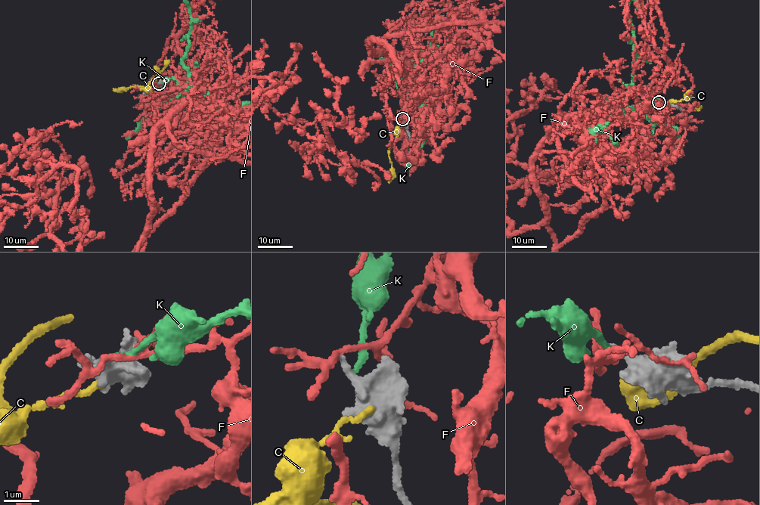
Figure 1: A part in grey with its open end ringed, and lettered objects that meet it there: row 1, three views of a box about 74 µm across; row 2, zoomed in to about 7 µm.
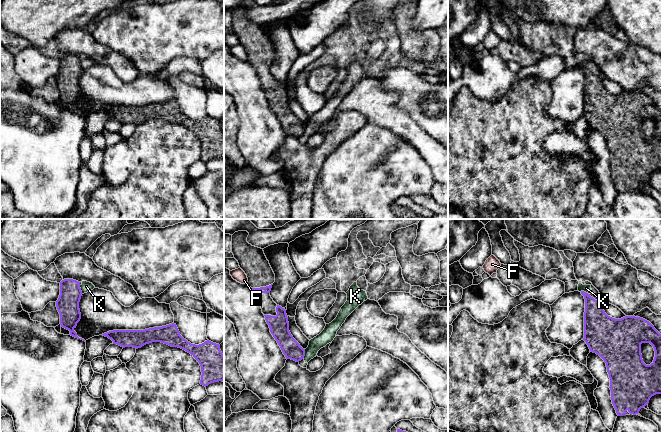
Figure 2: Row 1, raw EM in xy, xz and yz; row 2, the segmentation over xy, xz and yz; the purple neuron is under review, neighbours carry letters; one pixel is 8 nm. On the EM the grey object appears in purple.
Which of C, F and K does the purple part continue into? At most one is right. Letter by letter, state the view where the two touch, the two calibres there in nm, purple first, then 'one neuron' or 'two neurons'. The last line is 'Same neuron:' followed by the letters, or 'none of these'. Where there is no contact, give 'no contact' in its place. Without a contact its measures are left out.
C: no contact; two neurons
F: no contact; two neurons
K: meets purple in yz; 200 nm thick on the purple side, 60 nm on the other; two neurons
Same neuron: none of these

